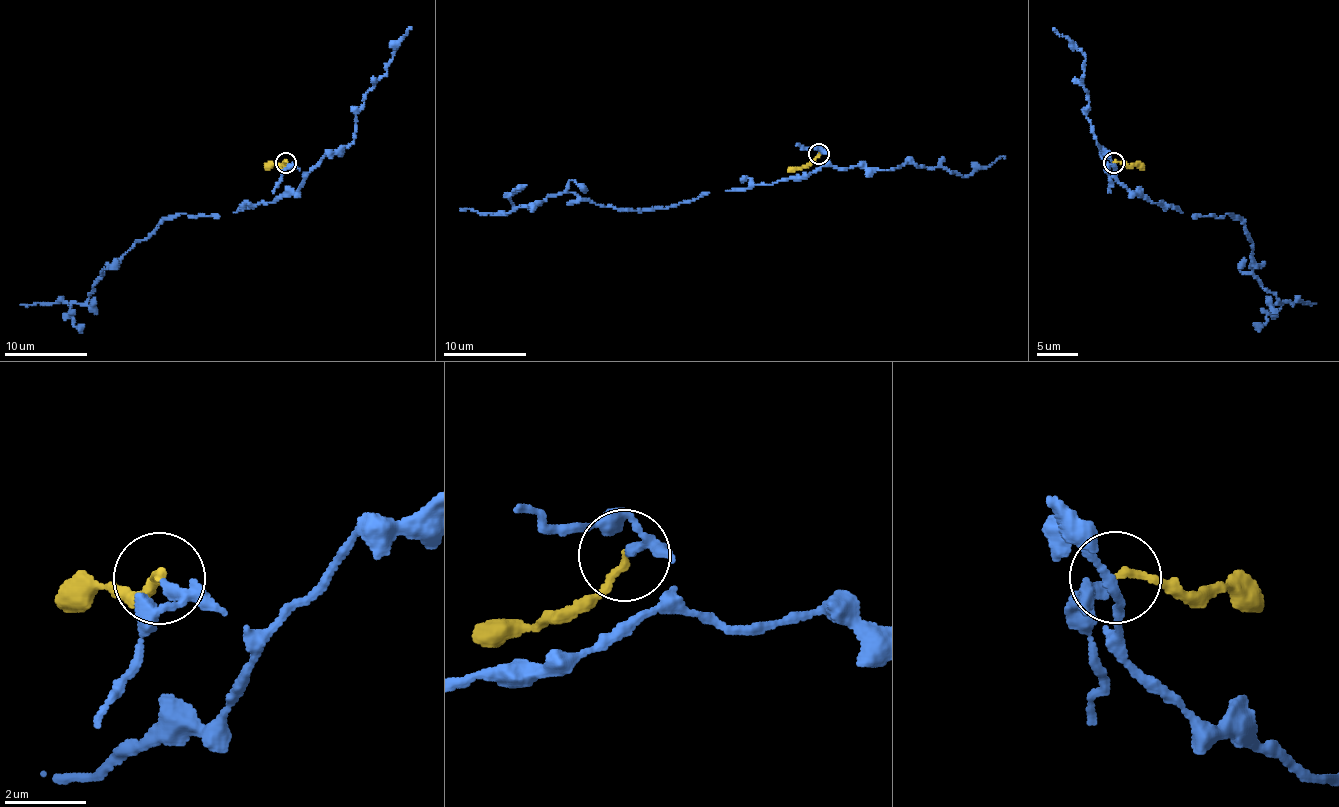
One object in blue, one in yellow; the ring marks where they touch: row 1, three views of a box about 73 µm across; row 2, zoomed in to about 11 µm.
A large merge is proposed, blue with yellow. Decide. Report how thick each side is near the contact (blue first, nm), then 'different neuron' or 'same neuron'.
calibres 170 and 170 nm; same neuron

